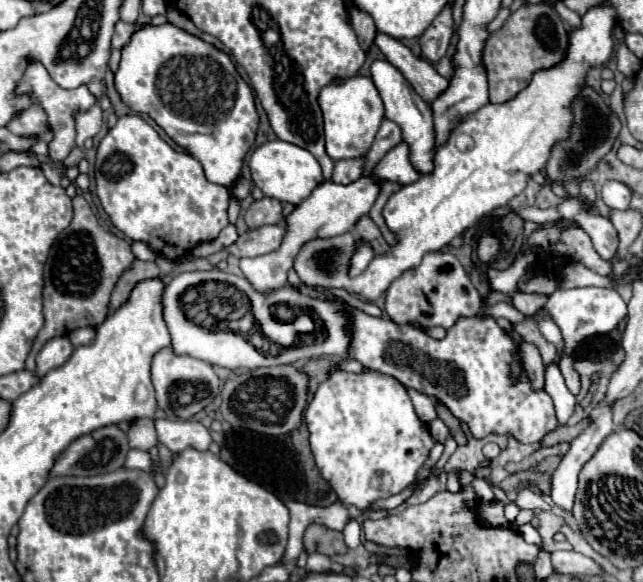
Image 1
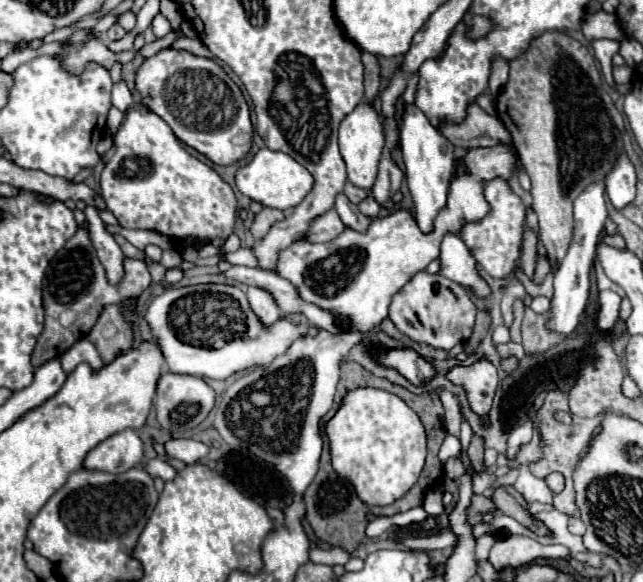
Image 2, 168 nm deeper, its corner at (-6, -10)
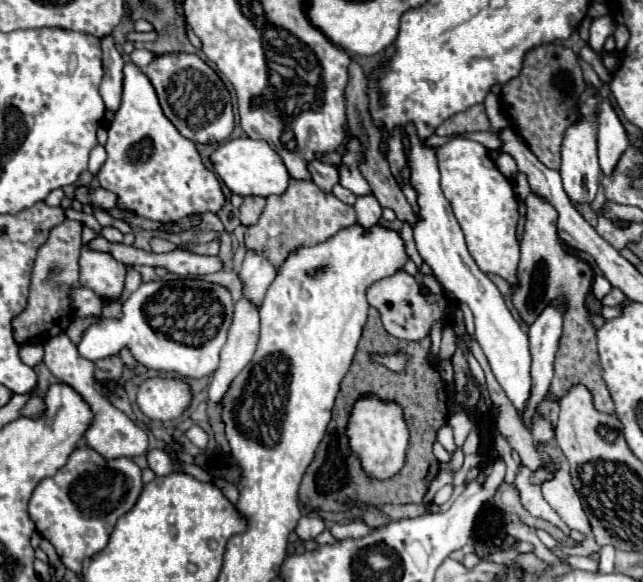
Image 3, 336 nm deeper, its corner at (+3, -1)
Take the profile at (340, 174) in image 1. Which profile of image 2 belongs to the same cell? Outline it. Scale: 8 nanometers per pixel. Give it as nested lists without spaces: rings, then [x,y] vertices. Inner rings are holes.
[[[350,182],[344,186],[344,194],[348,196],[348,200],[350,200],[352,204],[360,204],[360,202],[368,196],[366,190],[362,190],[362,188],[354,188],[354,184],[350,184]]]

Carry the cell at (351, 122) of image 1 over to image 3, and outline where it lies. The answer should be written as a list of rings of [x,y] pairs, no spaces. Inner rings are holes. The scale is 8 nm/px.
[[[347,139],[345,143],[345,153],[341,155],[341,167],[339,167],[339,177],[341,185],[353,191],[355,195],[367,195],[371,191],[367,179],[361,175],[357,163],[361,163],[361,143],[357,139]]]

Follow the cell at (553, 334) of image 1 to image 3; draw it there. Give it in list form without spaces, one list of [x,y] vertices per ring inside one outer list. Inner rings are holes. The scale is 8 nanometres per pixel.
[[[455,137],[447,145],[437,147],[441,171],[441,189],[465,233],[467,249],[483,273],[501,275],[511,287],[517,287],[519,243],[515,229],[519,221],[517,199],[511,181],[497,169],[489,151],[471,139]]]

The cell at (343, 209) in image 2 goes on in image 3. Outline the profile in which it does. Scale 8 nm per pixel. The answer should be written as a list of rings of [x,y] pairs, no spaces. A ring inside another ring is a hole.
[[[313,161],[309,163],[309,171],[313,175],[313,183],[325,191],[325,193],[331,193],[331,187],[333,183],[339,181],[339,173],[337,173],[337,167],[329,165],[329,163],[321,163],[321,161]]]

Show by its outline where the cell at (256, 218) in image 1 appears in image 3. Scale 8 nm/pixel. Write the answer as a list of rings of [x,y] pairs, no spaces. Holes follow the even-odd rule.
[[[245,197],[243,205],[239,209],[241,211],[241,223],[245,227],[257,223],[257,219],[261,217],[261,211],[265,209],[265,203],[267,203],[267,199],[263,199],[263,197]]]

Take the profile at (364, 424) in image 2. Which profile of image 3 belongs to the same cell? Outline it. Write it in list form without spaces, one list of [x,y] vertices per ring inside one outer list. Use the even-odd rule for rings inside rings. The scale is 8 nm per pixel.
[[[361,395],[361,399],[353,403],[345,435],[349,439],[349,449],[361,459],[361,467],[371,479],[391,479],[405,465],[409,447],[409,425],[405,423],[399,403],[377,399],[377,395]]]

